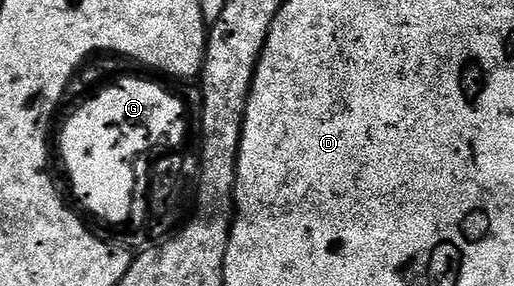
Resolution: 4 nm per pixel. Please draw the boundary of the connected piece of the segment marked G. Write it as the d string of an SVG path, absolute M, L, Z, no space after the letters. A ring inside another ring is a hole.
M130 75L116 88L105 87L105 97L97 101L84 100L82 106L66 121L61 131L61 157L73 191L82 205L104 224L106 221L121 221L131 206L132 173L129 161L133 161L141 149L149 145L174 145L181 140L181 107L173 101L172 92L162 84L143 82L141 76Z

